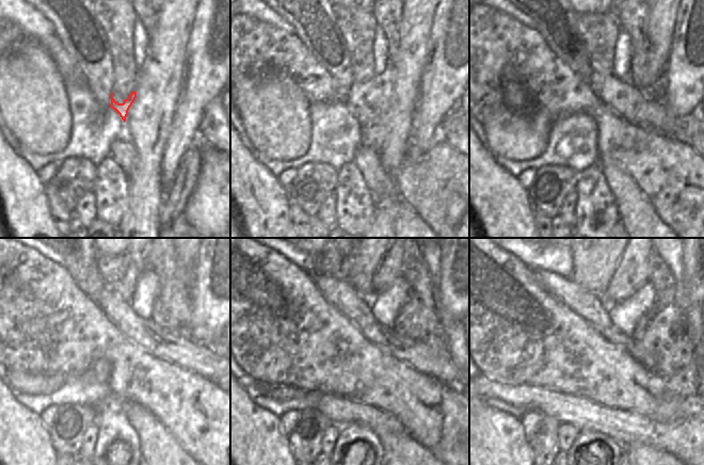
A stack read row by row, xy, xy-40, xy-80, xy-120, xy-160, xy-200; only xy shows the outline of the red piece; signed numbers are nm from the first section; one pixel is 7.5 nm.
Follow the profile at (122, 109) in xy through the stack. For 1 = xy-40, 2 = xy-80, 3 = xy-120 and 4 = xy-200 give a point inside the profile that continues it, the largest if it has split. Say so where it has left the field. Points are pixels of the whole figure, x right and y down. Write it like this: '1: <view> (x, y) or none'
1: xy-40 (363, 99)
2: xy-80 (633, 103)
3: xy-120 (176, 347)
4: xy-200 (588, 305)

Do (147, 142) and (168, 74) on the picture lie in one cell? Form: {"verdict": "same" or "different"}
{"verdict": "same"}

